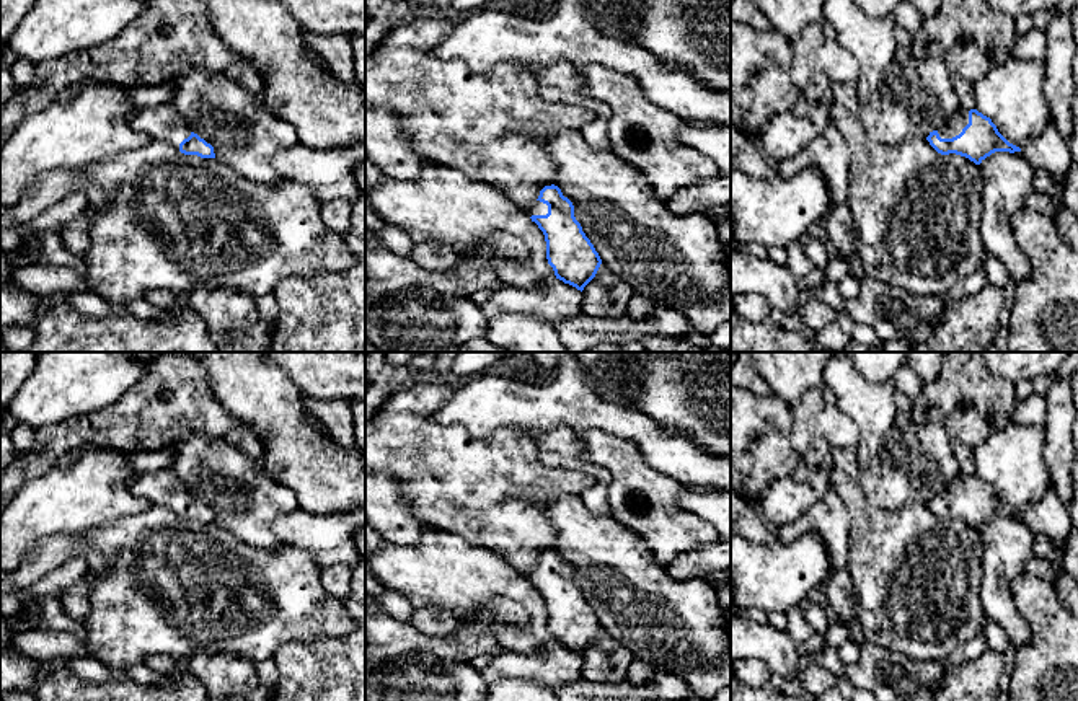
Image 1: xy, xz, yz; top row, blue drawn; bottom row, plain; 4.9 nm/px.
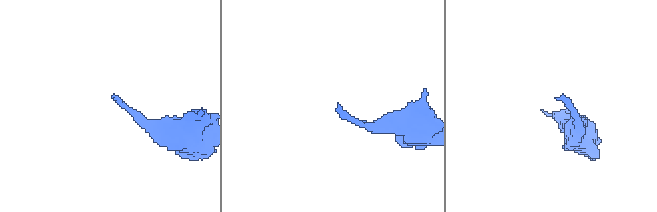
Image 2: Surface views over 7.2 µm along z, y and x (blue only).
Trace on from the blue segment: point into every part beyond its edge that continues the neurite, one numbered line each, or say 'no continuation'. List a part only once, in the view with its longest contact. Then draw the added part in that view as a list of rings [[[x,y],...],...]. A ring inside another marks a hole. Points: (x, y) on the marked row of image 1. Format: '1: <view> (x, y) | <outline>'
1: yz (954, 126) | [[[959,109],[939,130],[941,139],[952,139],[969,124],[969,109]]]

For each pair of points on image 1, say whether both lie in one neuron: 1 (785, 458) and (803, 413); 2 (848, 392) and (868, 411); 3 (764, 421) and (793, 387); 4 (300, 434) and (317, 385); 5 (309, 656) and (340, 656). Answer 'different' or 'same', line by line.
1: different
2: same
3: different
4: different
5: same

